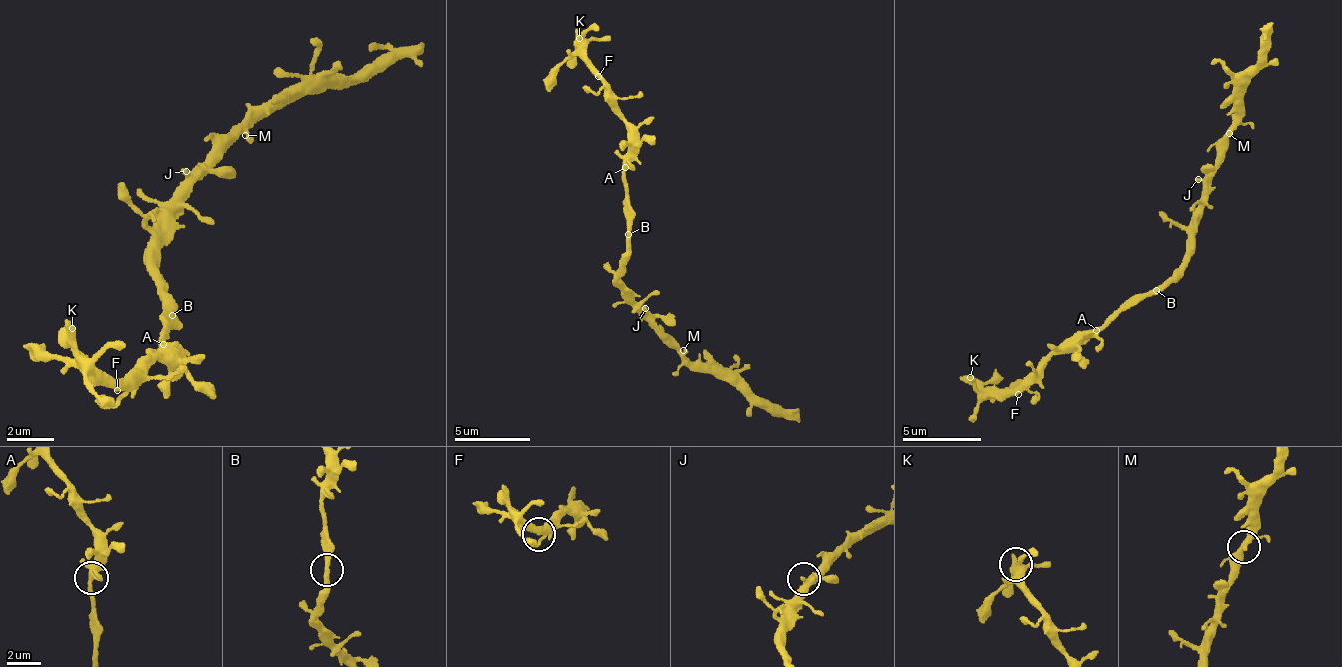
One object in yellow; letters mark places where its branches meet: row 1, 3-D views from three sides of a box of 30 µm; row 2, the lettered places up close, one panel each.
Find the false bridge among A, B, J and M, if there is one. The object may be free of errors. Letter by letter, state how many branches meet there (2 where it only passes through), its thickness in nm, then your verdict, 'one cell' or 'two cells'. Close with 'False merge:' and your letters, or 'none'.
A: branches 5; calibre 320 nm; one cell
B: branches 2; calibre 320 nm; one cell
J: branches 4; calibre 260 nm; one cell
M: branches 3; calibre 240 nm; one cell
False merge: none

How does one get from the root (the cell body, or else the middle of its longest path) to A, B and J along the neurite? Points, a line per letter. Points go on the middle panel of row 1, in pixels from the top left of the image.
A: (620, 268), (619, 259), (629, 239), (624, 168)
B: (620, 268), (619, 259), (626, 249), (628, 234)
J: (620, 268), (627, 292), (641, 310), (645, 308)

